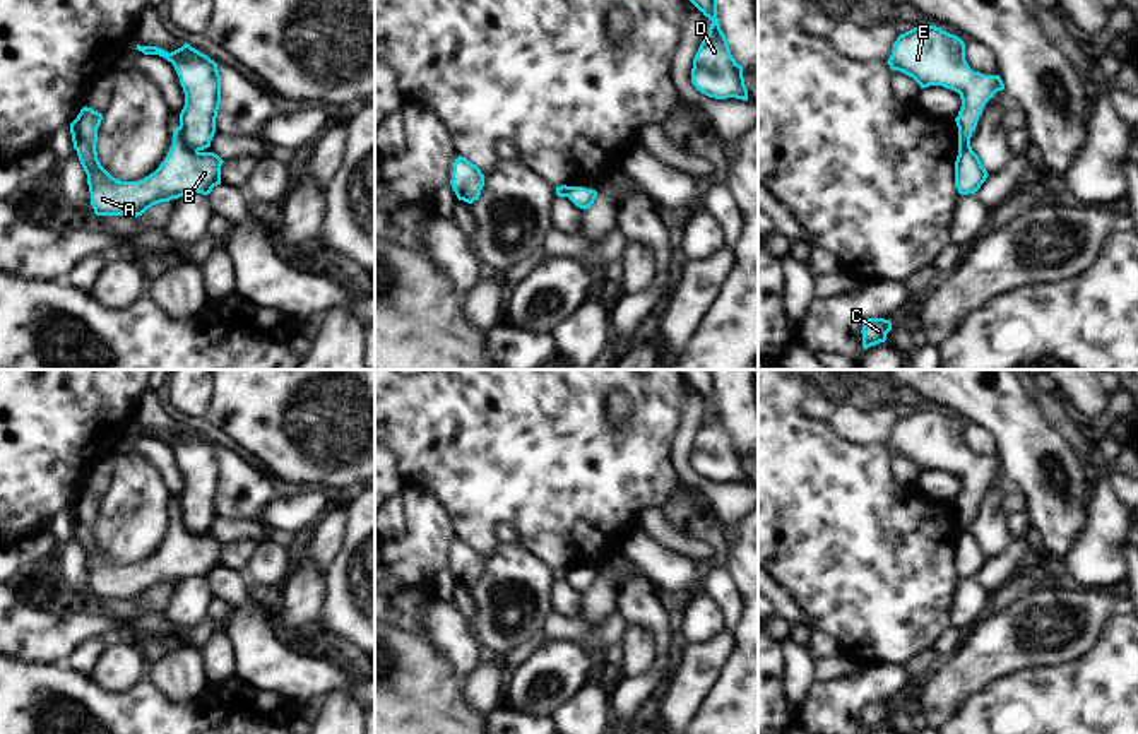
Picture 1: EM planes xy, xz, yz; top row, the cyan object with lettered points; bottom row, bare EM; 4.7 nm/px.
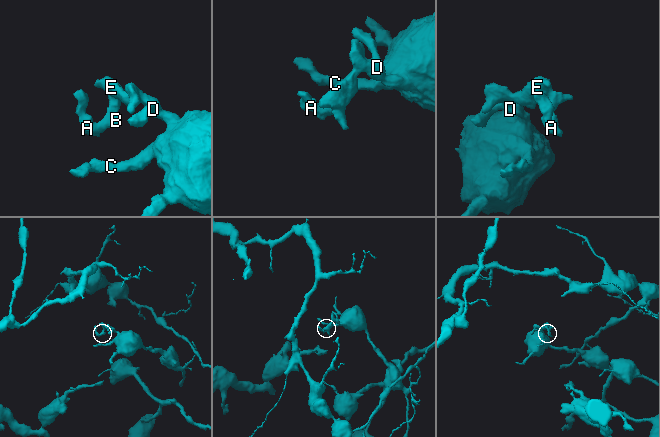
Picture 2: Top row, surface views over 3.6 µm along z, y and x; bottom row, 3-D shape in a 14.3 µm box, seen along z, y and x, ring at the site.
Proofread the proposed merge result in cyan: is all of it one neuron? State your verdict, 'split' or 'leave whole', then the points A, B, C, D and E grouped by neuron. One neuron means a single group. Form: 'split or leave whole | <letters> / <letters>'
split | A B / C D E

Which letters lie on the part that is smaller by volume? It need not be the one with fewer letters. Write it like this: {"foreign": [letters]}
{"foreign": ["A", "B"]}

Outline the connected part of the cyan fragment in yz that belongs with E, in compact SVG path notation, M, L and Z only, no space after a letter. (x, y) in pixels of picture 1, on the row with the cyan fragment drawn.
M936 26L900 34L886 63L892 70L912 77L921 89L943 86L958 92L962 108L955 121L967 144L986 103L1005 89L999 75L974 72L965 60L965 43Z

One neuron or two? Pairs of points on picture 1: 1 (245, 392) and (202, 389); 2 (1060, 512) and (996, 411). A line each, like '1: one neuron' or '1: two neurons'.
1: two neurons
2: one neuron

